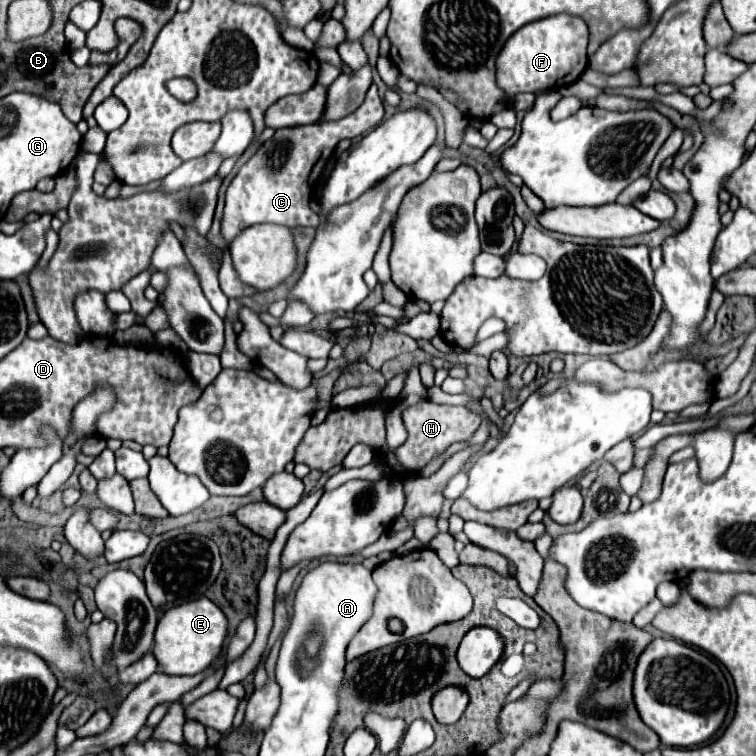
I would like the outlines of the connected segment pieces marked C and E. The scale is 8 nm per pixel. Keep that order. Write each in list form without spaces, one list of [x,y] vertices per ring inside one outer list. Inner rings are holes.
[[[372,84],[365,96],[365,102],[359,106],[355,114],[349,114],[341,120],[319,122],[309,126],[293,126],[275,130],[273,138],[261,144],[261,148],[253,154],[249,162],[241,166],[237,176],[231,180],[225,196],[225,212],[221,222],[221,232],[227,242],[231,242],[243,228],[253,224],[281,224],[287,228],[293,226],[313,226],[319,224],[319,216],[309,208],[309,198],[313,192],[313,184],[319,182],[321,172],[327,160],[333,156],[335,146],[341,140],[361,136],[384,117],[383,101],[379,96],[378,87]]]
[[[199,598],[181,606],[173,606],[159,618],[153,654],[163,666],[163,672],[173,676],[193,676],[197,672],[207,670],[213,660],[217,660],[227,638],[227,626],[229,620],[225,612],[209,598]]]

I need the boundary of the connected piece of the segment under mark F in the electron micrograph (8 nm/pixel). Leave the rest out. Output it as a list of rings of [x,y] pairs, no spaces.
[[[555,14],[519,28],[503,46],[497,60],[499,86],[513,98],[519,92],[557,90],[573,84],[587,68],[587,24],[579,16]]]

